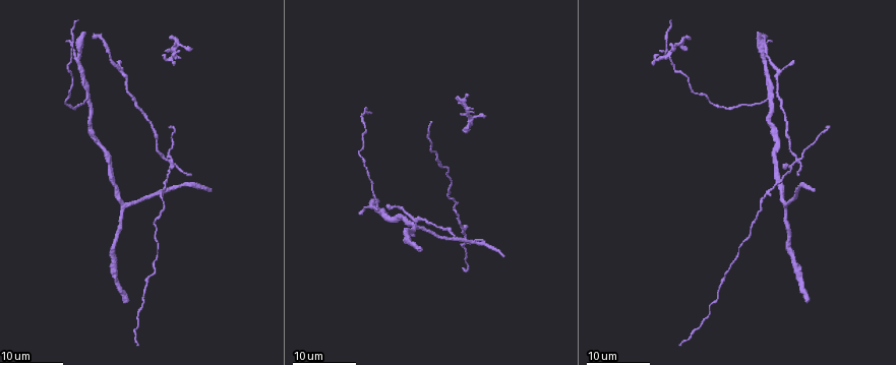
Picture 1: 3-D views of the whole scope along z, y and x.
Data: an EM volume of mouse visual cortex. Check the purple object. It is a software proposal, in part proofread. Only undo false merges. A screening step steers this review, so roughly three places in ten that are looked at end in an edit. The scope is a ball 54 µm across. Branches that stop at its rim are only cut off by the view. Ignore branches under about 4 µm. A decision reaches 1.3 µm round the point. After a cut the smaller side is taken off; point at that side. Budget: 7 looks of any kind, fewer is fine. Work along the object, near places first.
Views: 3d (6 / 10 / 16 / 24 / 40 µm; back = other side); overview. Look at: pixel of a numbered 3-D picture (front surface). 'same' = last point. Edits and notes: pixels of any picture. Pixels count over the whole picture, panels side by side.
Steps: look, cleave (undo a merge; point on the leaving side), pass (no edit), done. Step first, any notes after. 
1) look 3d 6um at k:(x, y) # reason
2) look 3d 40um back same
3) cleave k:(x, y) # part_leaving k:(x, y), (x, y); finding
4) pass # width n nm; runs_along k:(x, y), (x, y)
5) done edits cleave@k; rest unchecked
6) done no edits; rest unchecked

look 3d 16um at 1:(87, 99) # a fork

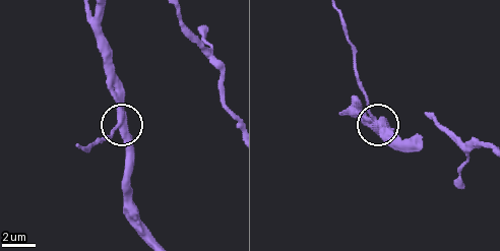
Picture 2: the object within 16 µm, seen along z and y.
look 3d 6um at 2:(118, 125) # zoom in

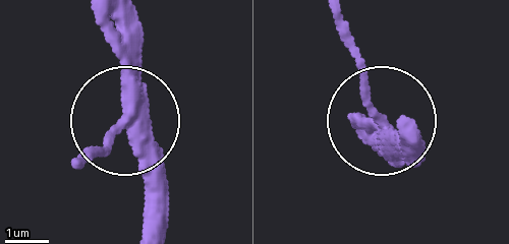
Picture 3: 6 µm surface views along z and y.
look 3d 6um back at 3:(386, 132)

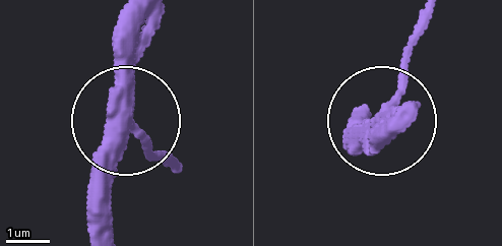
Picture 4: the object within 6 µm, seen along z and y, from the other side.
pass # side_arm 38 um; runs_along 4:(163, 14), (93, 207); one neuron here

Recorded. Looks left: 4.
look 3d 24um at 1:(125, 205) # arms part here

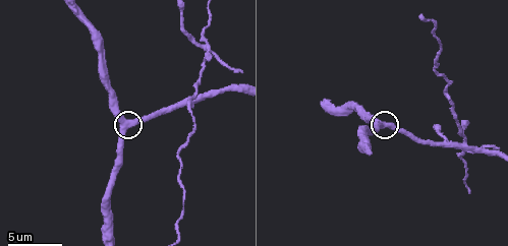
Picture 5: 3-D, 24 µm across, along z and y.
look 3d 6um at 5:(385, 126) # closer look

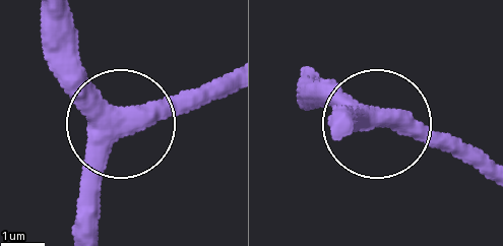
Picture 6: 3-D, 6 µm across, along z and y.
pass # arms 3; one neuron here

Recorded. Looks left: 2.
look 3d 6um at 5:(207, 46) # four-way junction

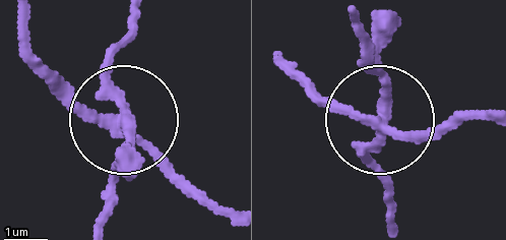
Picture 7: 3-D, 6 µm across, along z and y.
cleave 7:(172, 170) # part_leaving 7:(122, 123), (92, 113), (38, 58), (27, 14); two neurons meet here

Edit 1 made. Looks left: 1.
done edits cleave@7; rest unchecked

